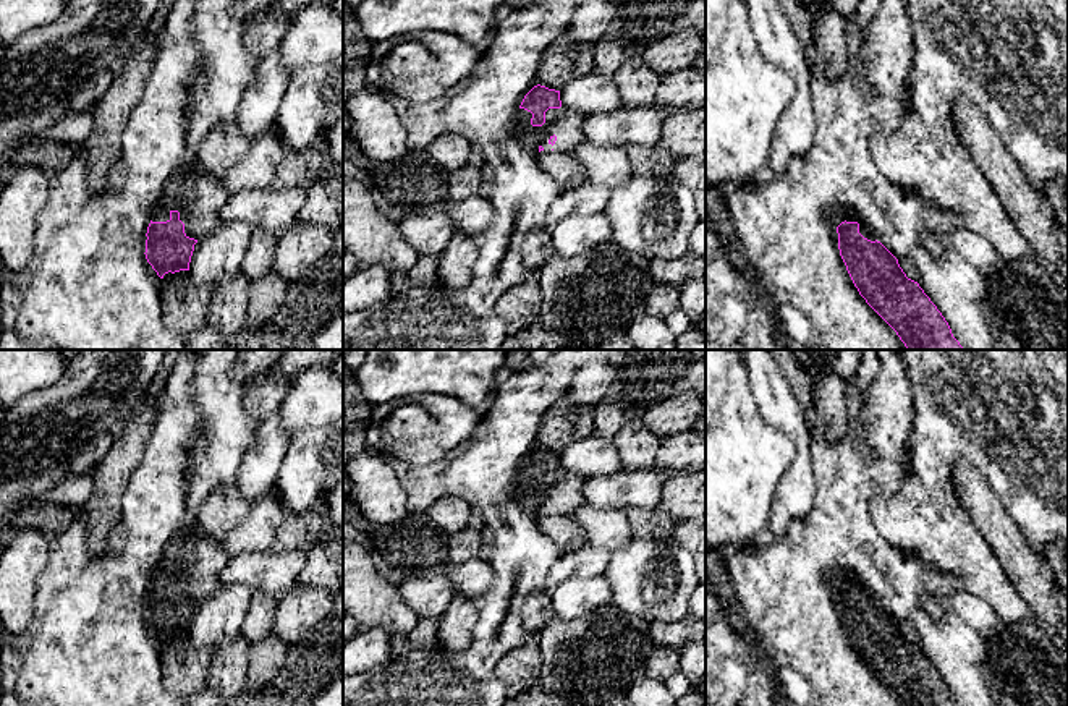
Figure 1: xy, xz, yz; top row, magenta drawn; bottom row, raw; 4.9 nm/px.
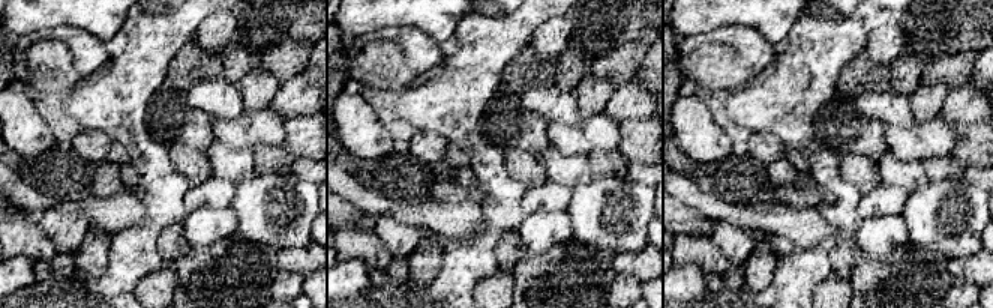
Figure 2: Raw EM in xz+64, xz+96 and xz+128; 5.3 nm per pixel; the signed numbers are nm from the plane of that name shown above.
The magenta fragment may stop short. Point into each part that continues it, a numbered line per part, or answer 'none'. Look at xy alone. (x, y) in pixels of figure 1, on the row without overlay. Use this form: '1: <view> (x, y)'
1: xy (199, 561)

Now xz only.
1: xz (568, 489)

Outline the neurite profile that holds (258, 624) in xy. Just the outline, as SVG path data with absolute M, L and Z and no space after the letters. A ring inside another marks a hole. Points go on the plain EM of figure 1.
M254 591L241 627L241 635L249 641L259 641L272 633L277 612L277 601L269 594Z

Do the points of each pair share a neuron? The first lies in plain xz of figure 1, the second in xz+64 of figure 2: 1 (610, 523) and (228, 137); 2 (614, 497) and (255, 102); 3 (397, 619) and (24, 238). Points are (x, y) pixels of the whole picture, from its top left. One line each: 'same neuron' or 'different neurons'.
1: different neurons
2: different neurons
3: same neuron

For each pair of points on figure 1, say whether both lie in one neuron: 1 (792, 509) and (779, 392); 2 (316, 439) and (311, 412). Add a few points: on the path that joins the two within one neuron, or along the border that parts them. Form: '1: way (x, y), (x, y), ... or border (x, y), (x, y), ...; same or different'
1: way (800, 480), (801, 434), (793, 421); same
2: border (326, 423), (306, 426), (290, 439); different

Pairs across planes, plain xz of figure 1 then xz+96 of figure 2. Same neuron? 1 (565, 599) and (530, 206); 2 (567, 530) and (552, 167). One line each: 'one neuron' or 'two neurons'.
1: two neurons
2: two neurons

